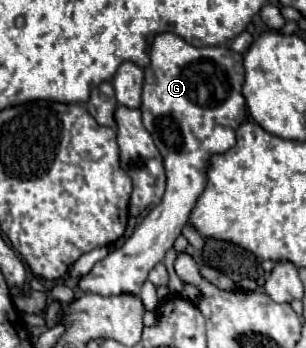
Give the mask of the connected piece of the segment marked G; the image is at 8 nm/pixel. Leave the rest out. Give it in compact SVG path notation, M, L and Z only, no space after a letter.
M162 32L154 38L150 50L150 66L144 68L144 88L142 88L142 122L146 130L152 134L154 144L158 146L164 168L166 168L166 192L160 204L156 204L144 222L134 230L134 234L124 242L122 248L110 252L102 262L98 262L90 274L78 278L78 288L82 292L92 292L100 296L118 296L118 294L134 294L138 296L142 284L148 278L148 272L164 260L164 254L172 248L174 240L182 232L188 222L188 214L194 208L198 196L206 186L206 162L212 154L226 152L236 144L236 128L246 118L246 100L242 96L244 68L242 54L230 50L228 46L206 46L194 48L186 40L178 38L178 34Z

